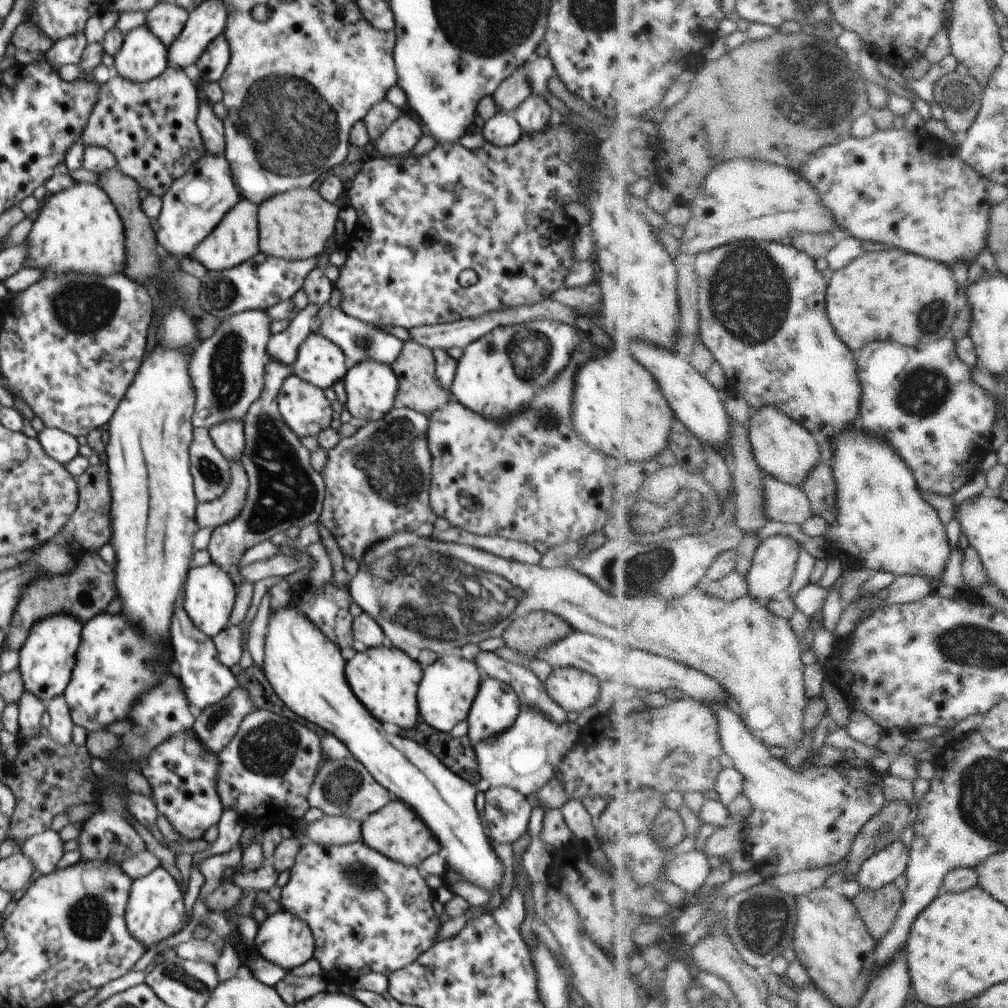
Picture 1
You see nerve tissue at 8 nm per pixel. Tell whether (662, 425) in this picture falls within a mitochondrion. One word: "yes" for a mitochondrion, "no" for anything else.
no

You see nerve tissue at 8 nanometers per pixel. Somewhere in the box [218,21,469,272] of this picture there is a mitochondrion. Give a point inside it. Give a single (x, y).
(292, 131)

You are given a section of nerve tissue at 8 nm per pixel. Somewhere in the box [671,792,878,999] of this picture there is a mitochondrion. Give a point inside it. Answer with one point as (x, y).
(762, 921)

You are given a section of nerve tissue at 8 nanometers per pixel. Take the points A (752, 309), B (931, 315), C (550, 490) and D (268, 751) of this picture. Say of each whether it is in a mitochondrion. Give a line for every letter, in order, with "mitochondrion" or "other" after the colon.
A: mitochondrion
B: mitochondrion
C: other
D: mitochondrion

